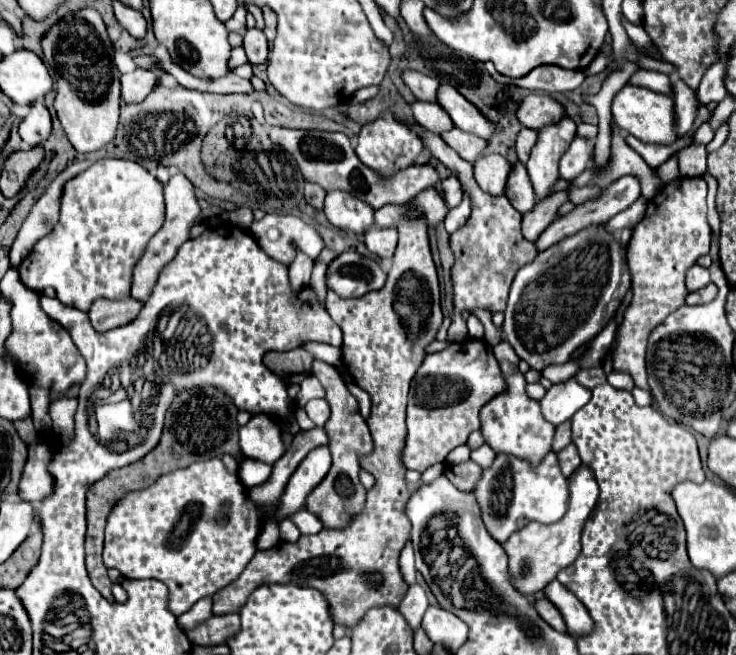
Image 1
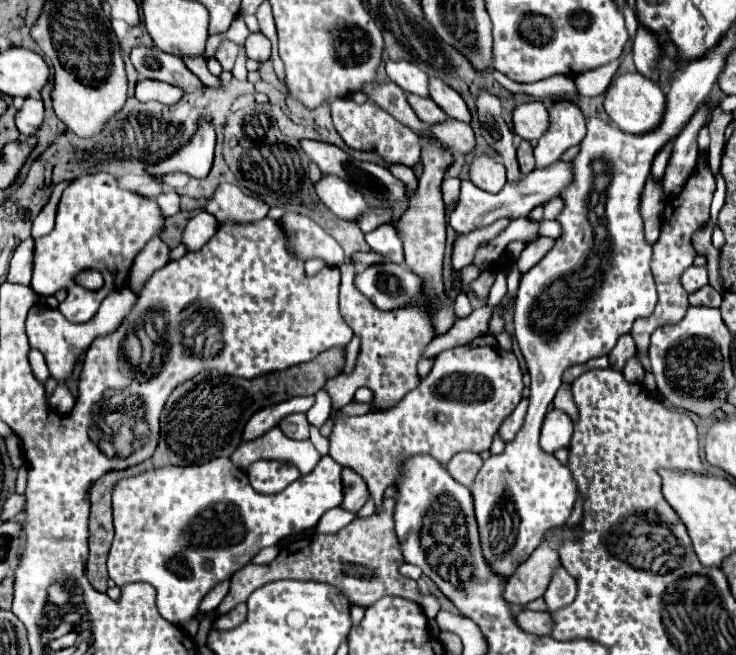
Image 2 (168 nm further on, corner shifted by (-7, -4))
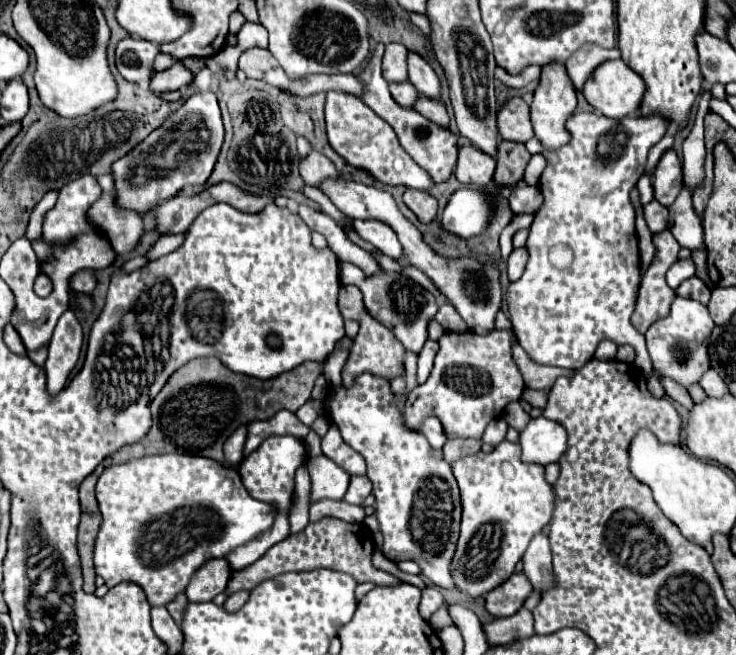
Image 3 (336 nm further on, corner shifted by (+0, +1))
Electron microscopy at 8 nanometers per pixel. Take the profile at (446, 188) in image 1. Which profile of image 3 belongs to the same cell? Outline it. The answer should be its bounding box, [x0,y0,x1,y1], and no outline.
[325,92,433,190]

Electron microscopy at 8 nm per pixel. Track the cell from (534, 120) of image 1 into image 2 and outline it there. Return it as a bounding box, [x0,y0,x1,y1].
[514,101,548,141]

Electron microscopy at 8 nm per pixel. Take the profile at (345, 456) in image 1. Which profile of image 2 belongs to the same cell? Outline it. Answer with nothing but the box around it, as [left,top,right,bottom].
[340,467,370,515]

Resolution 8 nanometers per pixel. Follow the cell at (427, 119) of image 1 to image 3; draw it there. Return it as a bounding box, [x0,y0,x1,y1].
[389,82,417,108]

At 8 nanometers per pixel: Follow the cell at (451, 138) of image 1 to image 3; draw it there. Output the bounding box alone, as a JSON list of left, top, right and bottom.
[413,94,449,126]

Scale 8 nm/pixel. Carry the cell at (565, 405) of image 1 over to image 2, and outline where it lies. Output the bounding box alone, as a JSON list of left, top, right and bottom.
[540,409,572,453]

